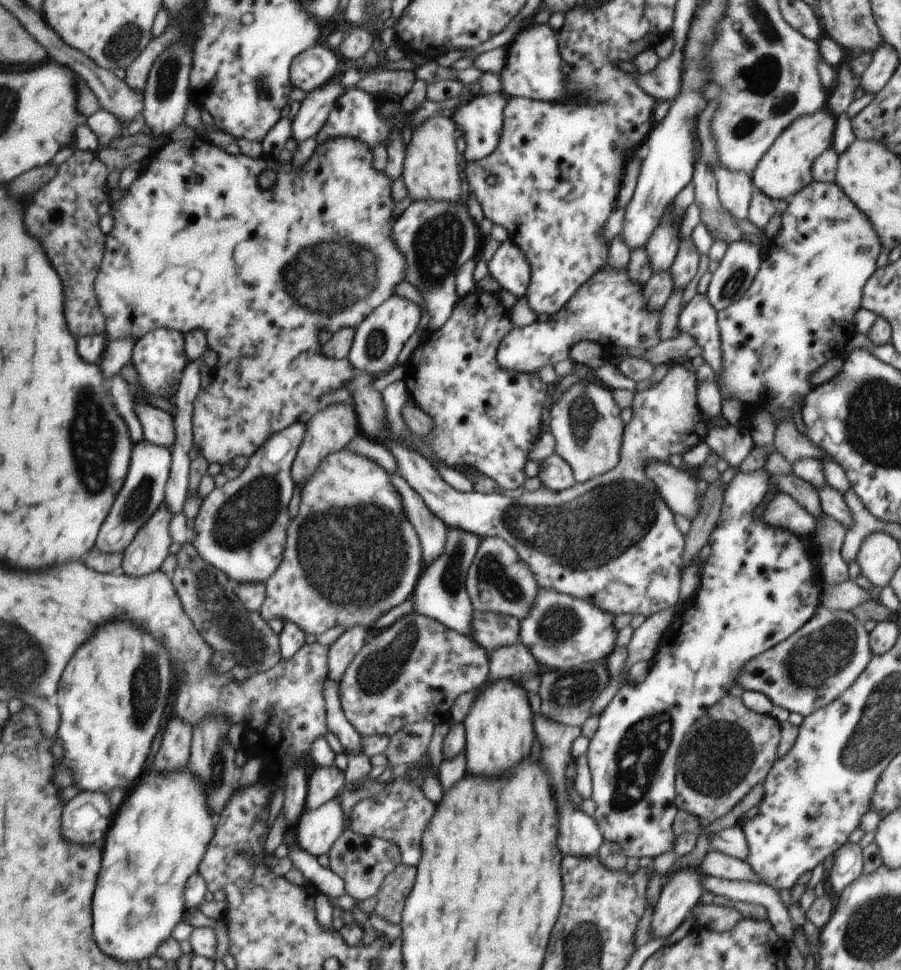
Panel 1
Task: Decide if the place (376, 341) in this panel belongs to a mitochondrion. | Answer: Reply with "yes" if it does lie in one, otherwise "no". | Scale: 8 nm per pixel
yes

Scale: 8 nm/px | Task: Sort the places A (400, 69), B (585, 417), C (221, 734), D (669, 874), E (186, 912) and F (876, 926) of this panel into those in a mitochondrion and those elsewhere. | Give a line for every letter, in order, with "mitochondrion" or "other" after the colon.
A: other
B: mitochondrion
C: mitochondrion
D: other
E: other
F: mitochondrion

